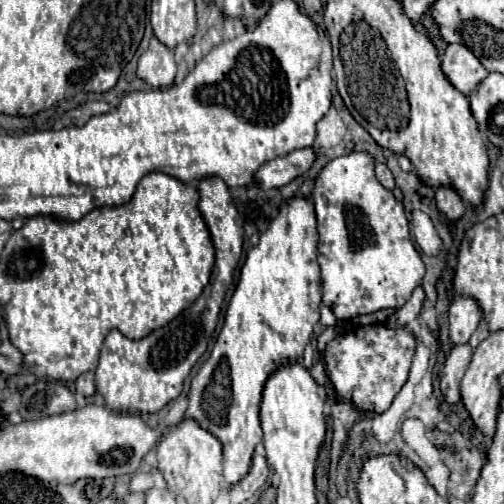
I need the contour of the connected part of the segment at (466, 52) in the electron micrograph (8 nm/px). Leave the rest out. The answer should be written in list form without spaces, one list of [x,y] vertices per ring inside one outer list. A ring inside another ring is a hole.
[[[452,43],[446,47],[446,53],[442,55],[442,71],[450,79],[450,83],[464,95],[470,95],[488,75],[476,55],[472,55],[472,51],[460,43]]]

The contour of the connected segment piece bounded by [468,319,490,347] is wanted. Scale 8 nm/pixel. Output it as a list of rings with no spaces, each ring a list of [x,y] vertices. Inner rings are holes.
[[[482,319],[482,321],[480,321],[480,325],[478,325],[478,329],[474,331],[474,335],[472,335],[472,337],[470,337],[470,341],[468,341],[468,343],[470,343],[470,347],[478,347],[478,345],[488,337],[488,335],[490,335],[488,325],[486,325],[486,321]]]

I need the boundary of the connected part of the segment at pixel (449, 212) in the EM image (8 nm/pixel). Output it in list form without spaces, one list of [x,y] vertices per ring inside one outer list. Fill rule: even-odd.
[[[448,185],[436,187],[436,205],[448,219],[458,219],[464,213],[462,197],[456,193],[456,189],[452,189]]]

